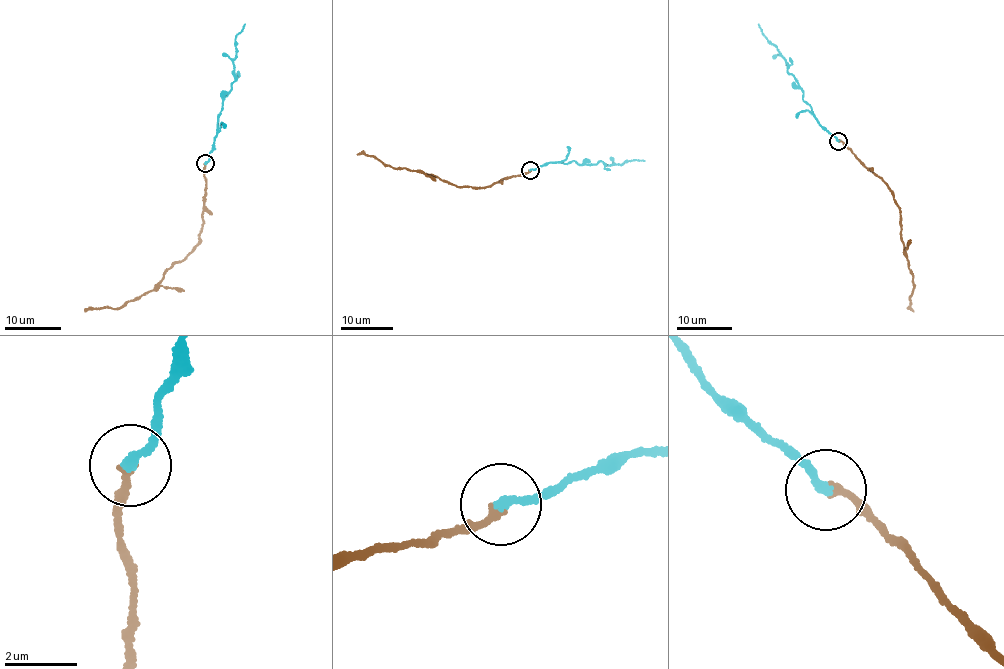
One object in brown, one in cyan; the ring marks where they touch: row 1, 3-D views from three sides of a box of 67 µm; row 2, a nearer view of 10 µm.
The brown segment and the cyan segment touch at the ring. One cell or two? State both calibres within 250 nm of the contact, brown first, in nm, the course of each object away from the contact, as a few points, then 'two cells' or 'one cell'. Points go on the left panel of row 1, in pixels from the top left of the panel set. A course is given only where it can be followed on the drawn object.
240 nm thick on the brown side, 260 nm on the other; brown runs (205, 163), (202, 227), (195, 247), (166, 271), (154, 289), (114, 309), (84, 310); cyan runs (205, 163), (208, 161), (223, 103), (234, 81), (236, 37), (244, 23); one cell

